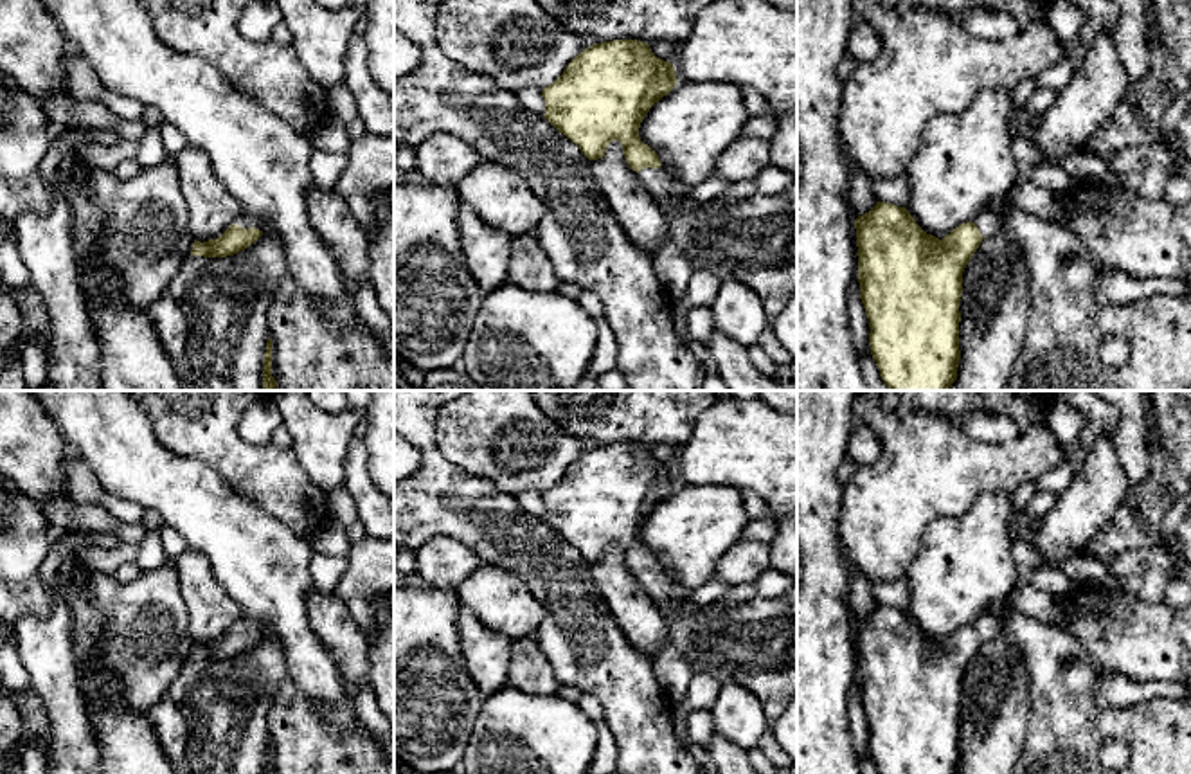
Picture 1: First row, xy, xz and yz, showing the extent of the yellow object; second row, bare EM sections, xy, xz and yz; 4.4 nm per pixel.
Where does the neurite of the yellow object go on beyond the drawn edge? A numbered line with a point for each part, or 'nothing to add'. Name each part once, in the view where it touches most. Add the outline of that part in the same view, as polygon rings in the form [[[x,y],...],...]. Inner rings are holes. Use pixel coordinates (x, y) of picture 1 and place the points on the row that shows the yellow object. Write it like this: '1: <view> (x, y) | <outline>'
1: xy (243, 220) | [[[241,214],[234,223],[243,227],[243,229],[254,227],[254,229],[263,230],[263,221],[254,218],[254,216],[248,216],[248,214]]]

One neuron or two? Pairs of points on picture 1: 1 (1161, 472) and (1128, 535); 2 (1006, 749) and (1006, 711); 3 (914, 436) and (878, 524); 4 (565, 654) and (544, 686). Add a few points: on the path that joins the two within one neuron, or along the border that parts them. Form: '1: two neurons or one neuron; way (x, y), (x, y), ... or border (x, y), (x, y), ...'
1: one neuron; way (1161, 488), (1145, 506), (1139, 519)
2: one neuron; way (1006, 740), (1006, 720)
3: one neuron; way (914, 458), (914, 479), (891, 503)
4: two neurons; border (533, 636), (560, 684)

